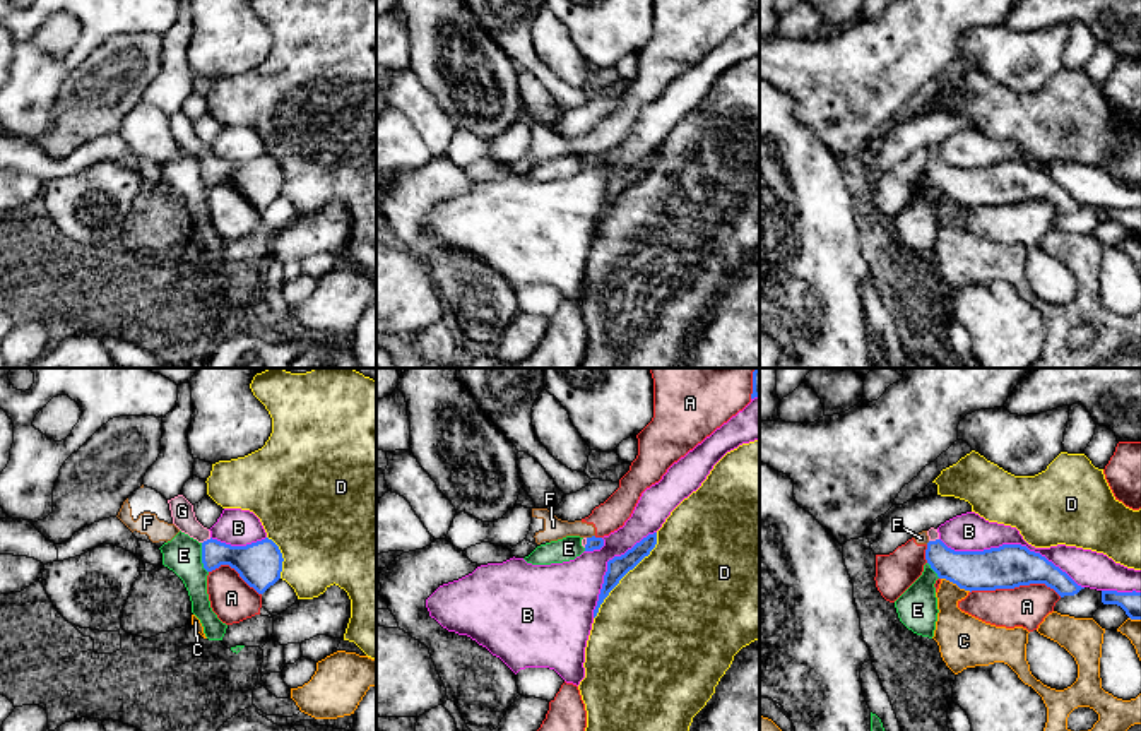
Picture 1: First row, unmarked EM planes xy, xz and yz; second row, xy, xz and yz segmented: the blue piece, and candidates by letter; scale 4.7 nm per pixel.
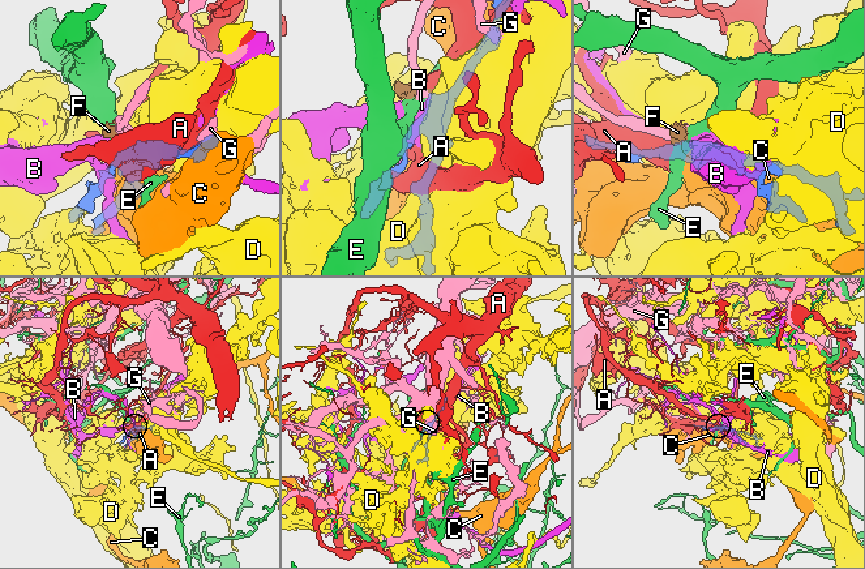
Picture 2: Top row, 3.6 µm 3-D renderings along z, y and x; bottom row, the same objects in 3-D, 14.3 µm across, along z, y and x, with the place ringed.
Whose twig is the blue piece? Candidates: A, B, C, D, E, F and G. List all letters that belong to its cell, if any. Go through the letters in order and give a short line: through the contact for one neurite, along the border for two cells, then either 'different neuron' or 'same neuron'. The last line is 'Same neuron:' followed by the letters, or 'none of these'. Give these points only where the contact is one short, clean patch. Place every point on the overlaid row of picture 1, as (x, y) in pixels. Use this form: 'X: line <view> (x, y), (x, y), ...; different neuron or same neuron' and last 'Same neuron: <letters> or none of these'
A: different neuron
B: different neuron
C: different neuron
D: different neuron
E: line xy (201, 543), (201, 562), (207, 572); different neuron
F: line xz (594, 534), (587, 538); different neuron
G: same neuron
Same neuron: G

